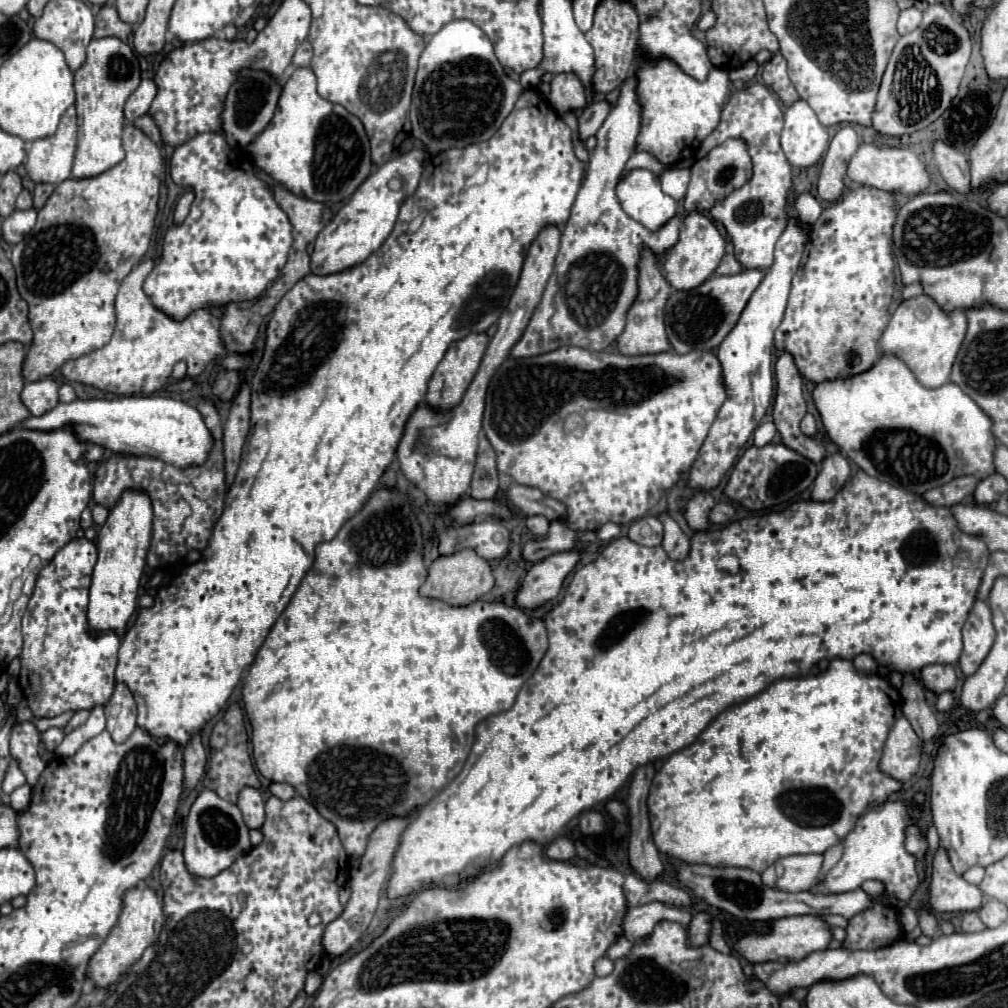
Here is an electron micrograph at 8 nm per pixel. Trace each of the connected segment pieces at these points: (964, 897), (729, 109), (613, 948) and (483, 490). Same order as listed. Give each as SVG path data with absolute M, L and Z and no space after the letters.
M943 846L933 856L933 876L929 882L929 908L937 912L971 912L983 904L983 892L979 886L969 884L959 876Z
M749 84L745 86L743 90L737 90L729 102L725 104L723 112L721 112L721 122L719 126L701 142L699 150L697 150L697 158L703 158L711 148L719 146L729 138L739 138L747 144L747 152L751 156L751 162L753 162L753 176L751 180L741 186L739 190L733 190L727 198L723 200L717 200L715 206L709 210L711 216L721 222L727 230L727 234L731 236L733 240L733 246L735 246L735 256L737 260L743 264L743 268L761 268L761 270L767 270L771 264L773 264L773 250L775 250L775 242L779 240L779 236L783 234L787 222L789 222L789 216L787 216L787 194L793 186L793 172L791 172L791 166L779 146L779 136L781 136L781 130L783 130L783 110L777 102L777 96L765 86L765 84Z
M619 936L611 946L609 946L609 950L607 950L607 958L609 960L617 960L617 958L623 958L625 954L629 954L629 950L631 950L631 942L625 938L625 936Z
M481 434L469 496L475 500L493 500L497 498L497 492L499 492L499 474L495 466L495 452L489 440Z

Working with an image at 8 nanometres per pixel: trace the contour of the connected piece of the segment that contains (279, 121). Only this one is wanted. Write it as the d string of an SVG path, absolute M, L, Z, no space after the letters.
M297 68L285 82L269 126L247 146L255 166L289 192L313 202L345 202L371 172L367 132L357 116L317 94L311 68Z

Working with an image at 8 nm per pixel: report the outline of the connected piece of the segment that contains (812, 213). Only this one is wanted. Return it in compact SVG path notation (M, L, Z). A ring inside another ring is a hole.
M801 194L797 198L797 202L795 202L795 208L797 208L797 216L803 222L809 222L809 224L813 224L819 218L821 210L823 210L819 200L815 196L811 196L811 194Z

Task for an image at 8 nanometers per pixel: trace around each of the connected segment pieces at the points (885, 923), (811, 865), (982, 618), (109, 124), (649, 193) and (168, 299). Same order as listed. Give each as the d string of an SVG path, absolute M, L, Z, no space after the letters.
M867 880L861 886L873 900L873 906L855 914L845 928L847 936L843 948L847 950L879 950L891 946L901 938L899 912L885 904L885 884L879 880Z
M797 854L797 856L785 856L779 858L775 866L783 868L783 874L775 874L775 866L771 864L763 874L763 882L767 886L777 886L785 892L801 892L813 888L813 884L819 880L821 874L823 856L821 854Z
M977 600L965 626L963 626L963 652L959 658L959 668L965 676L971 676L987 656L993 646L995 628L991 624L991 610L987 602Z
M93 38L87 48L85 64L75 72L75 92L79 138L73 162L73 178L91 178L117 166L125 152L121 148L121 130L125 126L123 104L139 86L139 60L119 38Z
M641 168L619 178L617 198L623 210L649 230L661 228L677 212L677 202L663 194L659 176Z
M217 132L199 134L187 140L177 146L171 156L173 182L193 188L195 200L185 222L179 228L173 226L165 234L161 262L145 280L145 292L159 310L177 320L209 304L223 306L227 302L255 300L277 280L281 268L285 266L287 252L293 242L289 218L273 200L269 186L255 176L253 162L245 156L245 150L231 148Z

